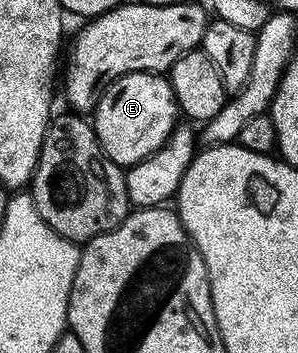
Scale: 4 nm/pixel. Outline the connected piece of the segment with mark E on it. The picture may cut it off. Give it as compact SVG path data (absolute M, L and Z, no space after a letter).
M130 71L128 75L123 75L112 83L108 83L93 112L93 126L103 152L118 167L126 169L133 166L137 161L149 157L157 149L161 149L163 142L175 130L177 126L175 115L178 116L179 114L180 110L173 97L170 78L153 71Z

